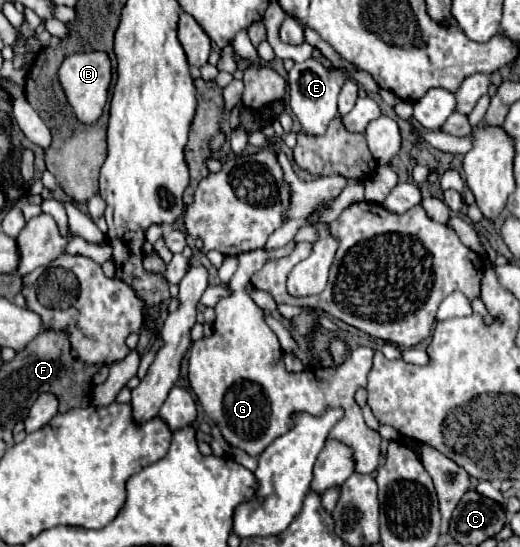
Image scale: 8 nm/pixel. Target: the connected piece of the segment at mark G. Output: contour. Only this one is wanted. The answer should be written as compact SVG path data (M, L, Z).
M289 242L285 248L277 248L271 252L265 250L251 250L239 254L238 266L235 276L229 284L231 291L227 298L221 298L215 306L215 324L213 324L213 338L197 340L193 342L189 350L189 384L193 392L197 394L203 410L207 412L209 418L215 420L219 426L223 438L251 456L259 456L277 436L285 434L291 428L291 414L293 412L309 412L309 414L323 414L325 406L341 406L345 410L345 416L337 422L337 428L329 434L329 438L337 438L355 450L355 472L361 474L373 474L381 462L381 434L377 430L371 430L361 414L361 408L355 402L355 392L359 388L367 386L367 374L373 368L373 350L371 348L357 348L351 352L351 356L339 364L339 366L313 366L305 368L303 372L287 372L283 366L283 350L281 344L275 336L275 332L265 324L263 320L263 310L249 298L247 294L247 285L250 278L263 266L265 260L271 258L281 258L287 256L293 250L293 242Z

